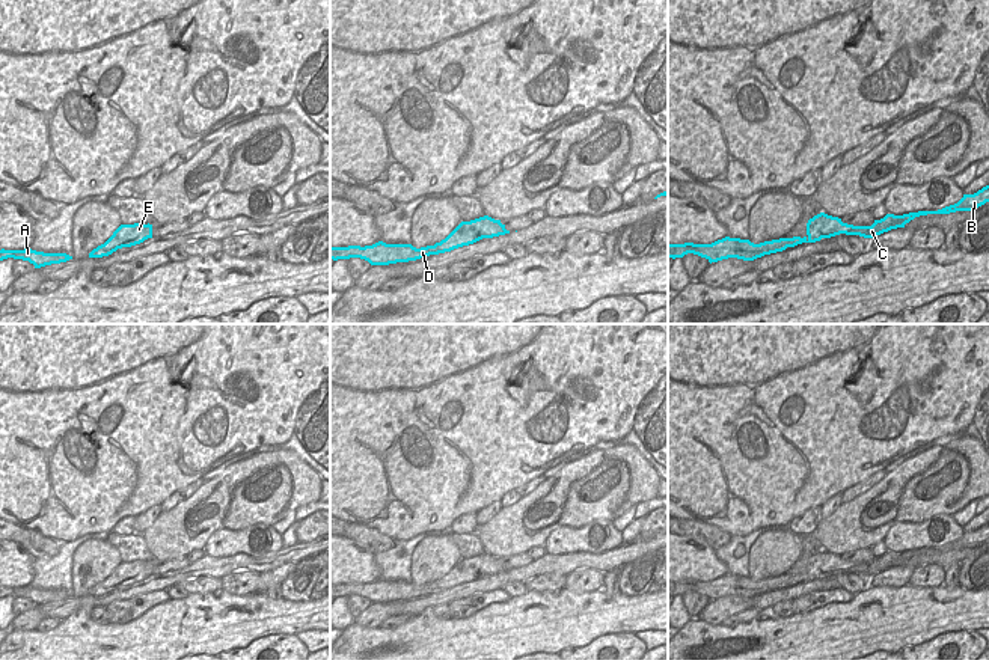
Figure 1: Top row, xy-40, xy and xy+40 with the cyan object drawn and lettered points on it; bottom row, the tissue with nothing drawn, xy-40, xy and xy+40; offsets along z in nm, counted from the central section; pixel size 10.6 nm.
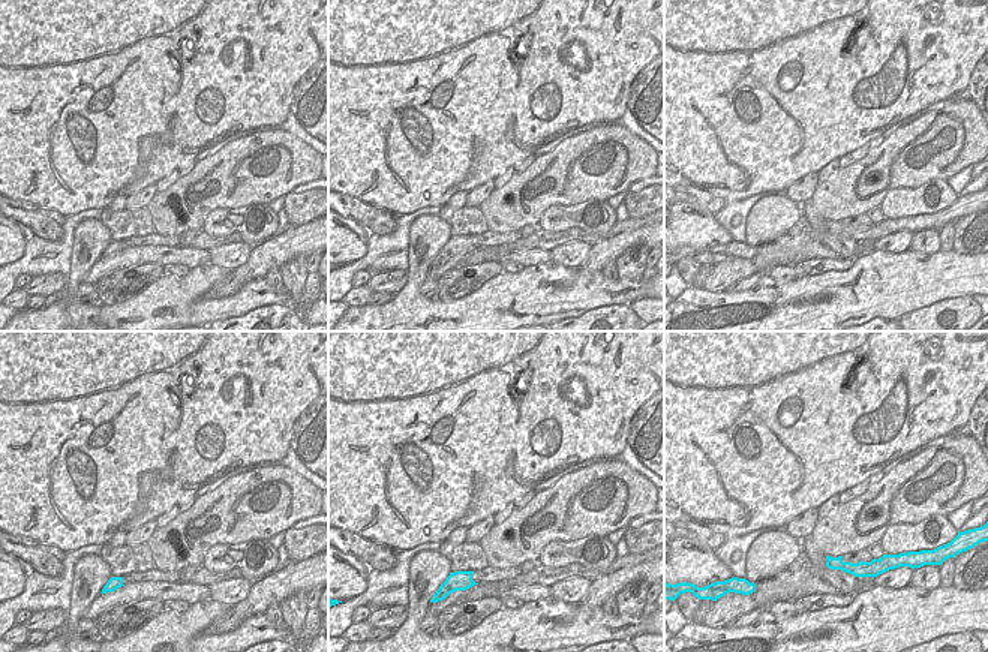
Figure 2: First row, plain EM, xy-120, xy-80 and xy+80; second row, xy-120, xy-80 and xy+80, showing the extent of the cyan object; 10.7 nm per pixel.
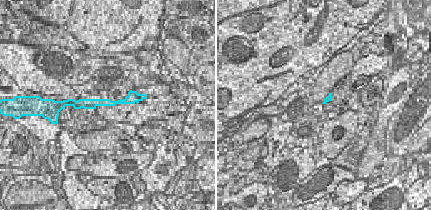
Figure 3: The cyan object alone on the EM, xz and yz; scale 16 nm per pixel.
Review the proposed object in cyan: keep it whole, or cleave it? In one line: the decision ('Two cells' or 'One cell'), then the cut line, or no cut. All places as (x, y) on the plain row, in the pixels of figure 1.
One cell. No split.

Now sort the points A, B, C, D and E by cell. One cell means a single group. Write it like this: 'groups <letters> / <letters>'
groups A B C D E

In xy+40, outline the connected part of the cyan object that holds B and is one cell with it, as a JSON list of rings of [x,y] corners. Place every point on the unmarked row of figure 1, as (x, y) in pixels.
[[[989,523],[983,524],[974,532],[963,532],[963,535],[957,541],[945,544],[942,547],[918,548],[903,553],[886,552],[883,556],[874,558],[871,564],[847,562],[843,561],[841,556],[838,555],[820,550],[808,558],[807,573],[804,576],[801,574],[779,576],[779,577],[754,582],[749,577],[725,574],[712,582],[694,582],[694,580],[668,582],[668,595],[675,597],[675,595],[683,595],[687,591],[694,591],[701,595],[706,595],[710,601],[728,595],[754,598],[764,592],[782,589],[787,585],[795,585],[802,580],[816,580],[820,579],[822,576],[831,576],[840,571],[874,576],[891,567],[905,565],[906,561],[909,561],[911,558],[920,553],[950,552],[956,548],[974,548],[978,544],[984,542],[986,539],[989,539]]]

